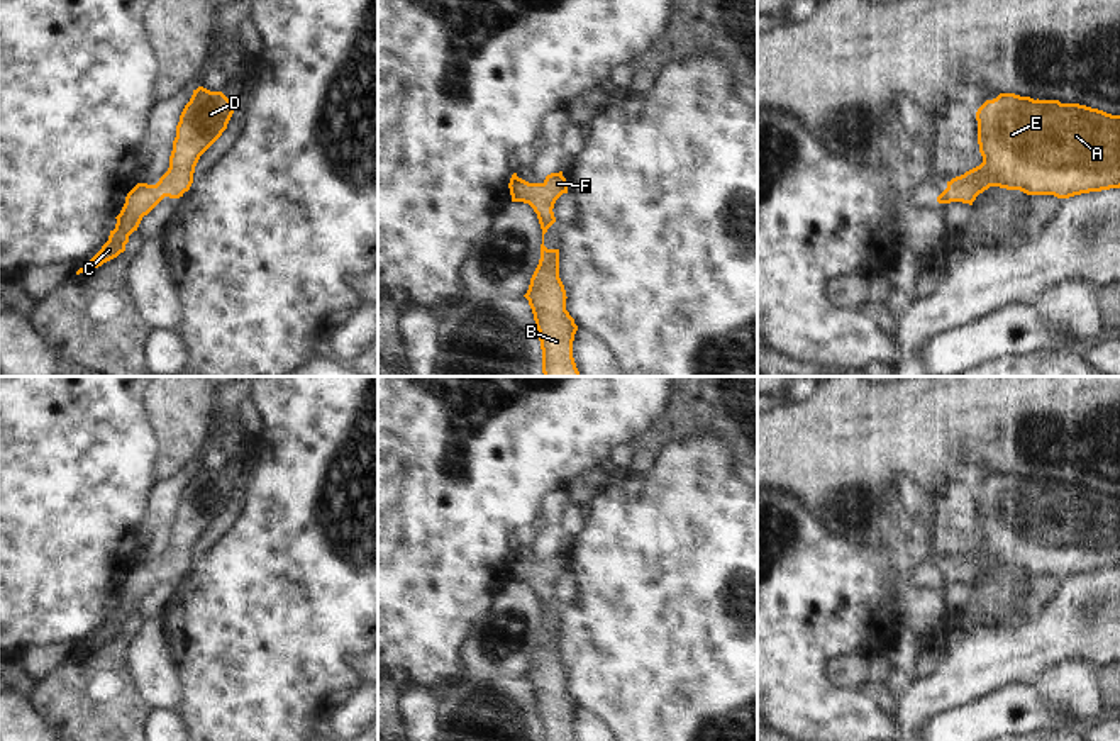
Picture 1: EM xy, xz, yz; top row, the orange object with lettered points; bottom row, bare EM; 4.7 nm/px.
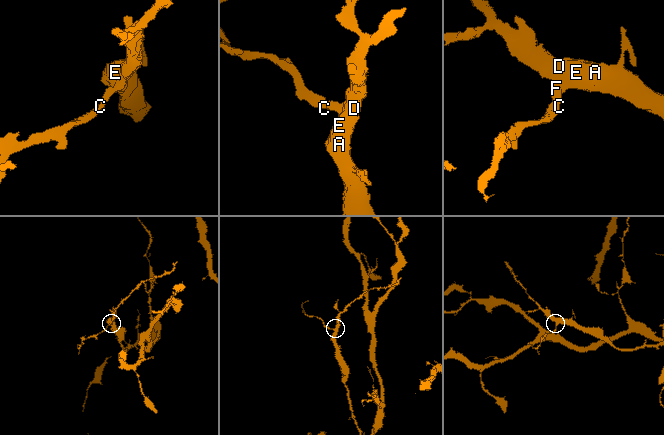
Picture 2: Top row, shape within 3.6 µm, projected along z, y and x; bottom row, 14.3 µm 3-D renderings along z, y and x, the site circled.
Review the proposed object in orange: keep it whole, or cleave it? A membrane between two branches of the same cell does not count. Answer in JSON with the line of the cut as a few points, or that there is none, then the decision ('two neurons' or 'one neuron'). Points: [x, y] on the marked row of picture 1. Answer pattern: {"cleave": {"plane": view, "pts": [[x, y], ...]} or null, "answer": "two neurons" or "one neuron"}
{"cleave": null, "answer": "one neuron"}

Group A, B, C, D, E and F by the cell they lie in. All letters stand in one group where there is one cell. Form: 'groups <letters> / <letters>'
groups A B C D E F

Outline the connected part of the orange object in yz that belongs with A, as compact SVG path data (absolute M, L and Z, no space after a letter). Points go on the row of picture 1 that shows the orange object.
M1000 93L978 109L976 120L983 163L947 181L939 203L973 205L990 187L1057 198L1120 188L1120 115L1079 103Z

